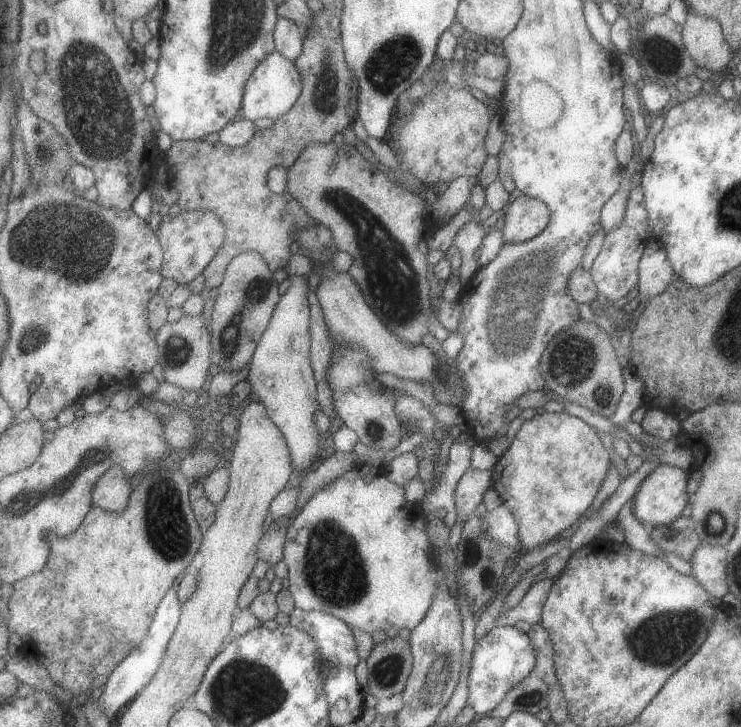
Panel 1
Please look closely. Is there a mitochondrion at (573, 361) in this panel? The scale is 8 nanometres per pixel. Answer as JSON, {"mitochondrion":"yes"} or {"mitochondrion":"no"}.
{"mitochondrion":"yes"}

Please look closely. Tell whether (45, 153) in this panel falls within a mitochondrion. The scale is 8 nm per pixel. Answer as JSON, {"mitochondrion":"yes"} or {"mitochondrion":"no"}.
{"mitochondrion":"yes"}

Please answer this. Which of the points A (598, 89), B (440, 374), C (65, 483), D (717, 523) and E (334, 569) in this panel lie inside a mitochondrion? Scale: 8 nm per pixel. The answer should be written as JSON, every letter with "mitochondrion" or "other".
{"A":"other","B":"other","C":"other","D":"mitochondrion","E":"mitochondrion"}

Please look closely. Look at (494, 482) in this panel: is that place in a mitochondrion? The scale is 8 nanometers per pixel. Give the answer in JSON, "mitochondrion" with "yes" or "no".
{"mitochondrion":"no"}

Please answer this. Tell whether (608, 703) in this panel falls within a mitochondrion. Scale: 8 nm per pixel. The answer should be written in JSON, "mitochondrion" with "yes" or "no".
{"mitochondrion":"no"}

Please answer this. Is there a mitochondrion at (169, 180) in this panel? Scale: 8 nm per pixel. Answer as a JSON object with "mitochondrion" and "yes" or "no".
{"mitochondrion":"no"}

